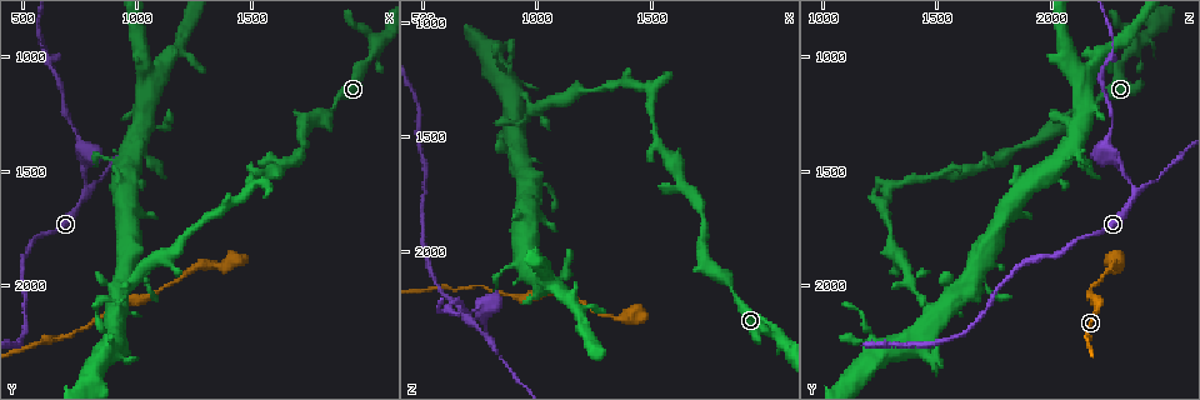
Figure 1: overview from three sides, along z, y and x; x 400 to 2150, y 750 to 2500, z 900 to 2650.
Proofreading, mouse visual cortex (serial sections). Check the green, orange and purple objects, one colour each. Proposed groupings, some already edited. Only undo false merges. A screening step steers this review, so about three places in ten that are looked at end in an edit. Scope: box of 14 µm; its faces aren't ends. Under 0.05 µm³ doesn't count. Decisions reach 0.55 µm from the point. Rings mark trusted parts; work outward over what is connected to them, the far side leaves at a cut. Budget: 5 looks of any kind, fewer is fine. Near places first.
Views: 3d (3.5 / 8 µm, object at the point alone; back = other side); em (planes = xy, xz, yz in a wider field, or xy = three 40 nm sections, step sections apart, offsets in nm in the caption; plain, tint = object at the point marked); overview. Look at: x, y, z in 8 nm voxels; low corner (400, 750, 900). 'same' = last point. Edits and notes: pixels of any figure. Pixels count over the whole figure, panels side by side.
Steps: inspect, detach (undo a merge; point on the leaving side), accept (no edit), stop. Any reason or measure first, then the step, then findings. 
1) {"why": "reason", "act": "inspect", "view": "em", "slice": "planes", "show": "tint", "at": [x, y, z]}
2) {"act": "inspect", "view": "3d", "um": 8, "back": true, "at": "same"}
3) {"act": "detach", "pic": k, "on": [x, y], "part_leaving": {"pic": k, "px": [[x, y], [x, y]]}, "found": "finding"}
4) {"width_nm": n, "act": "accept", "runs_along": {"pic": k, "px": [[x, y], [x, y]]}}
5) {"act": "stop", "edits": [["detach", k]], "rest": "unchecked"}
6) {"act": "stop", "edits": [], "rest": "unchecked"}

{"why": "calibre changes", "act": "inspect", "view": "3d", "um": 3.5, "at": [910, 2120, 1490]}

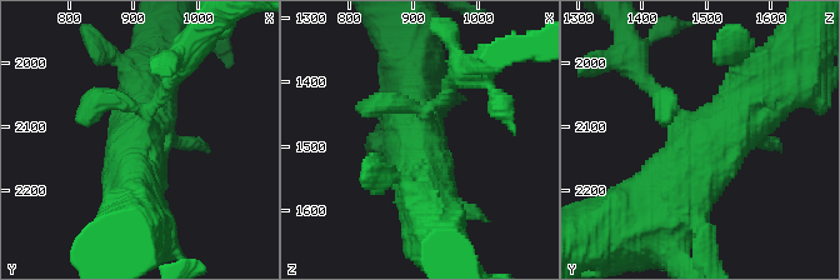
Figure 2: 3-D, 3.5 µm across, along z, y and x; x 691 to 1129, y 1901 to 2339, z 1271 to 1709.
{"why": "now the EM", "act": "inspect", "view": "em", "slice": "planes", "show": "tint", "at": [915, 2110, 1480]}

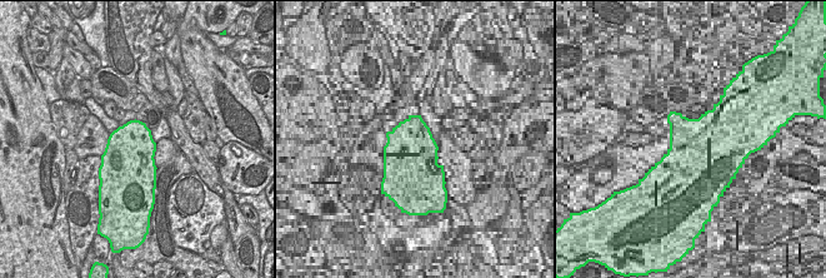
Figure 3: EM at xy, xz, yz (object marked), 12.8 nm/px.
{"act": "accept", "runs_along": {"pic": 2, "px": [[453, 84], [421, 125], [429, 201]]}, "found": "one cell here"}

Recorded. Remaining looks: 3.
{"why": "two arms in line, one across", "act": "inspect", "view": "3d", "um": 3.5, "at": [780, 1600, 2370]}

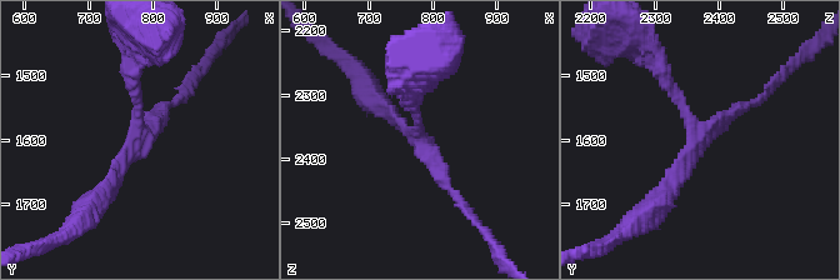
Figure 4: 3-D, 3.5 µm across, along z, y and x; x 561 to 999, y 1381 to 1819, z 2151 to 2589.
{"arms": 3, "arm_widths_nm": [150, 150, 250], "act": "inspect", "view": "em", "slice": "xy", "step": 2, "show": "tint", "at": [780, 1595, 2365]}

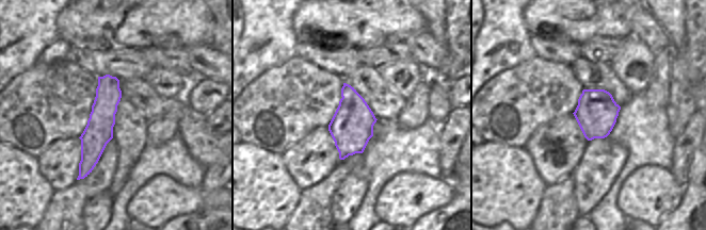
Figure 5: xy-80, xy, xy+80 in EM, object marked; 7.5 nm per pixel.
{"act": "detach", "pic": 4, "on": [135, 89], "part_leaving": {"pic": 4, "px": [[136, 124], [133, 74], [144, 35]]}, "found": "a second cell is stuck on"}

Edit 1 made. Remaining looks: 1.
{"act": "stop", "edits": [["detach", 4]], "rest": "unchecked"}

